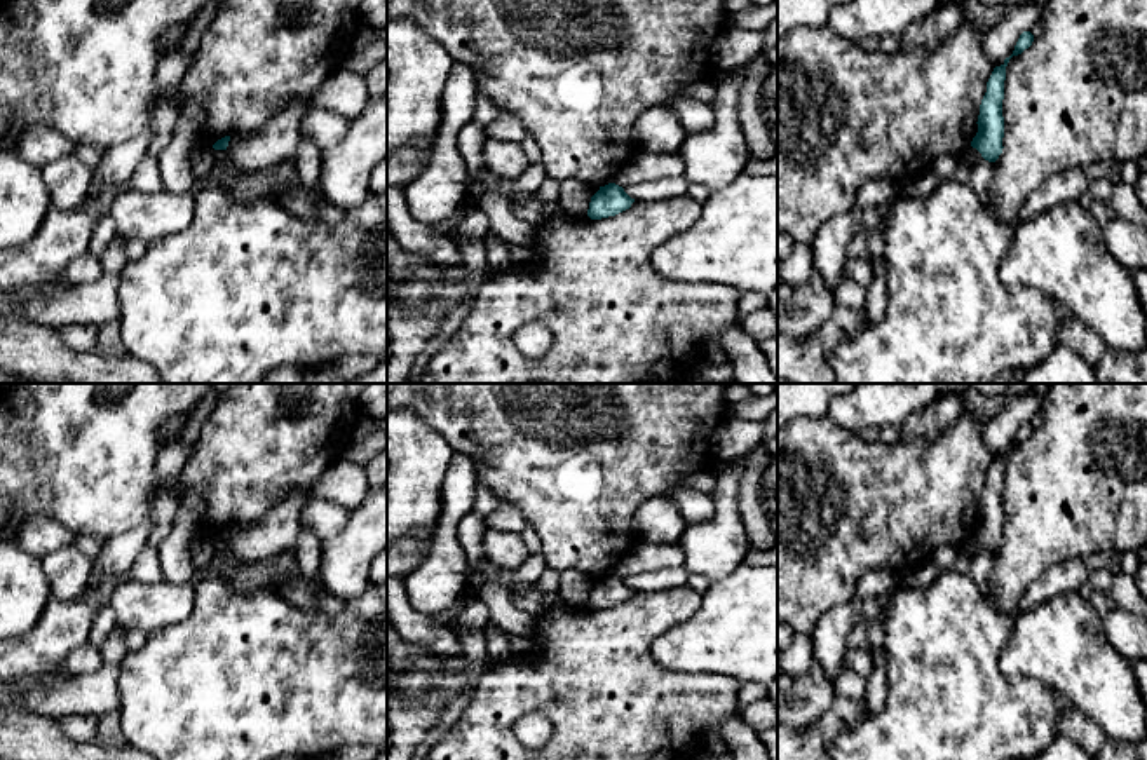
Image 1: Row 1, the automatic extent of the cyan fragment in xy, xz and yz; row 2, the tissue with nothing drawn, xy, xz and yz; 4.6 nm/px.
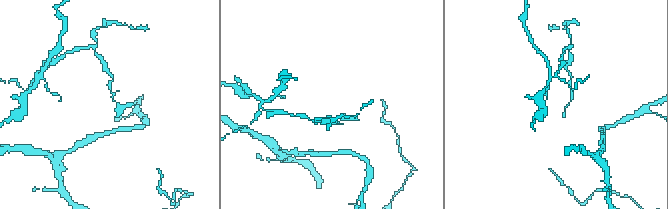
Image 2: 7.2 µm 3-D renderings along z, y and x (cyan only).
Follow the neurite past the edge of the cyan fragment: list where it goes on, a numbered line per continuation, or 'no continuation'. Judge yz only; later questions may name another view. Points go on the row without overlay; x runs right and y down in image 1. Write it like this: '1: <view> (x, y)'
no continuation

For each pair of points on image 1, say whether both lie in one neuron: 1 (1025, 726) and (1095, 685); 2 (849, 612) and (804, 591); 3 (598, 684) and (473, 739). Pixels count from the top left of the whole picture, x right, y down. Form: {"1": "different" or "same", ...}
{"1": "different", "2": "different", "3": "same"}

